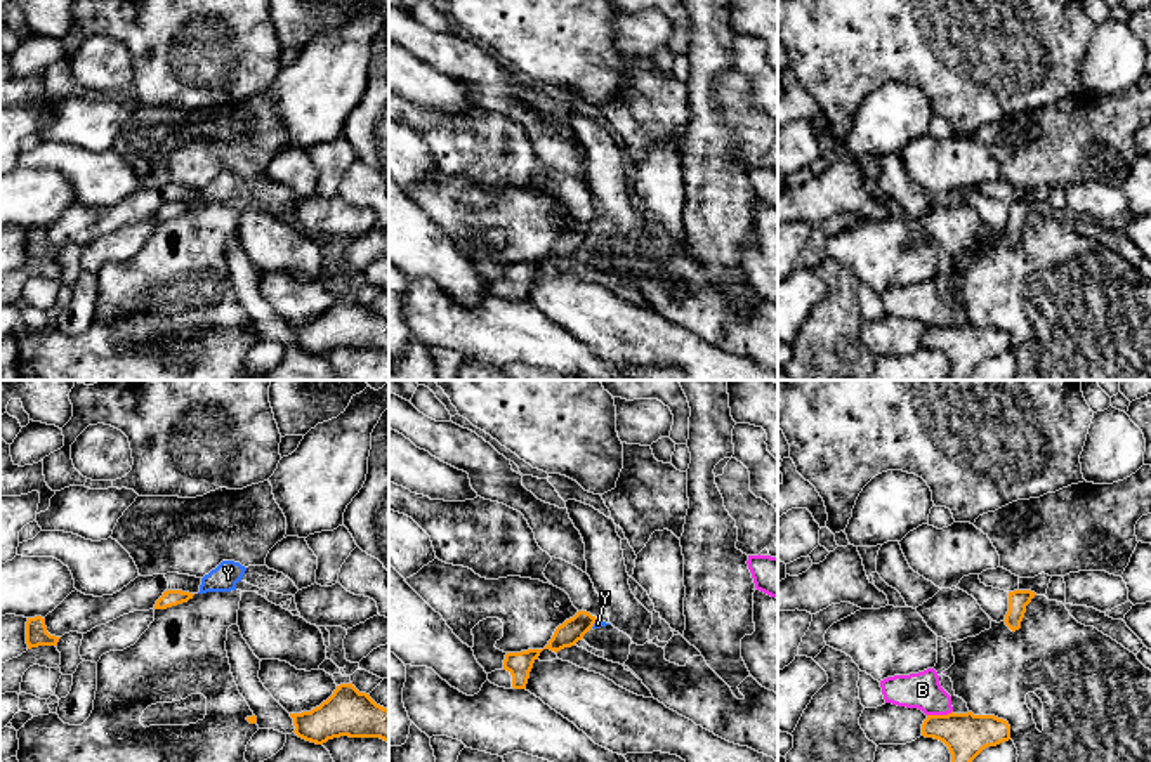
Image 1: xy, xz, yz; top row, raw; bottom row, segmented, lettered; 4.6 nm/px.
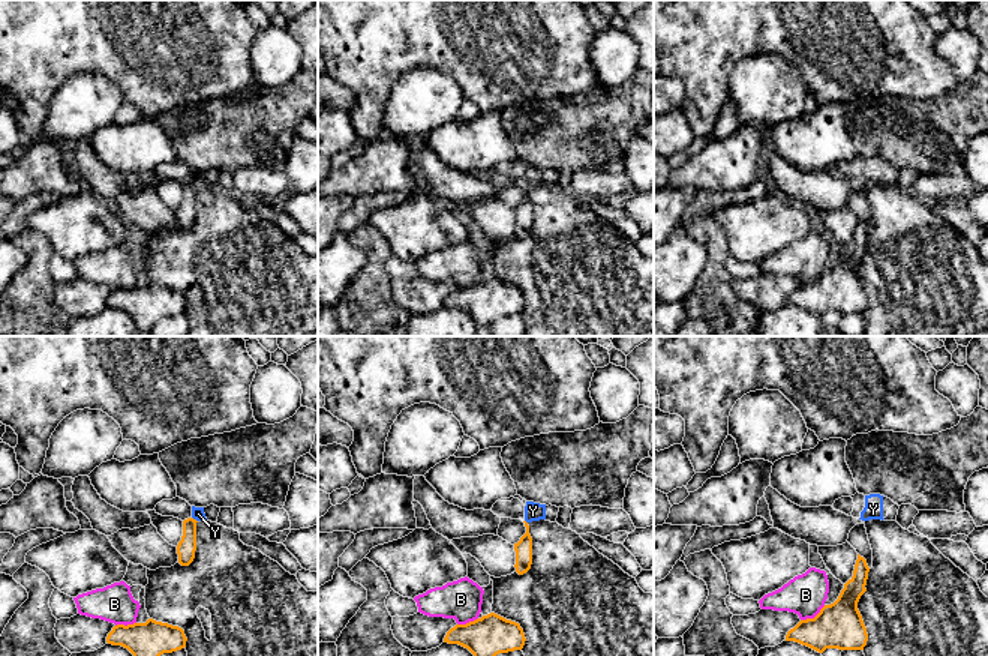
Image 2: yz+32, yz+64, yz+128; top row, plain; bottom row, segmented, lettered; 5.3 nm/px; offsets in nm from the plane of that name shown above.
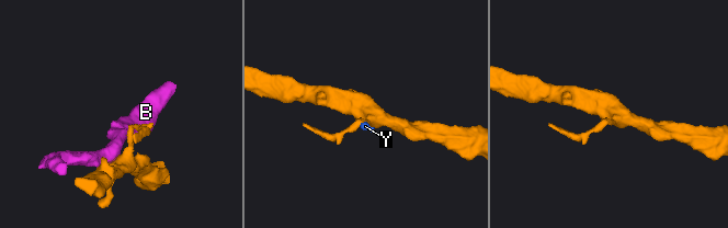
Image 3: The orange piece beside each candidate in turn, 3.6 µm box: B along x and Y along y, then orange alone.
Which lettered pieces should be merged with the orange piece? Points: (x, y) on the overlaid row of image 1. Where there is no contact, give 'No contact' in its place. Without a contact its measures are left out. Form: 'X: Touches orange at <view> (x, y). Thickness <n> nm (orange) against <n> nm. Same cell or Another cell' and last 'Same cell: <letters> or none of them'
B: Touches orange at yz (940, 716). Thickness 200 nm (orange) against 170 nm. Another cell
Y: Touches orange at xz (594, 622). Thickness 110 nm (orange) against 30 nm. Another cell
Same cell: none of them

